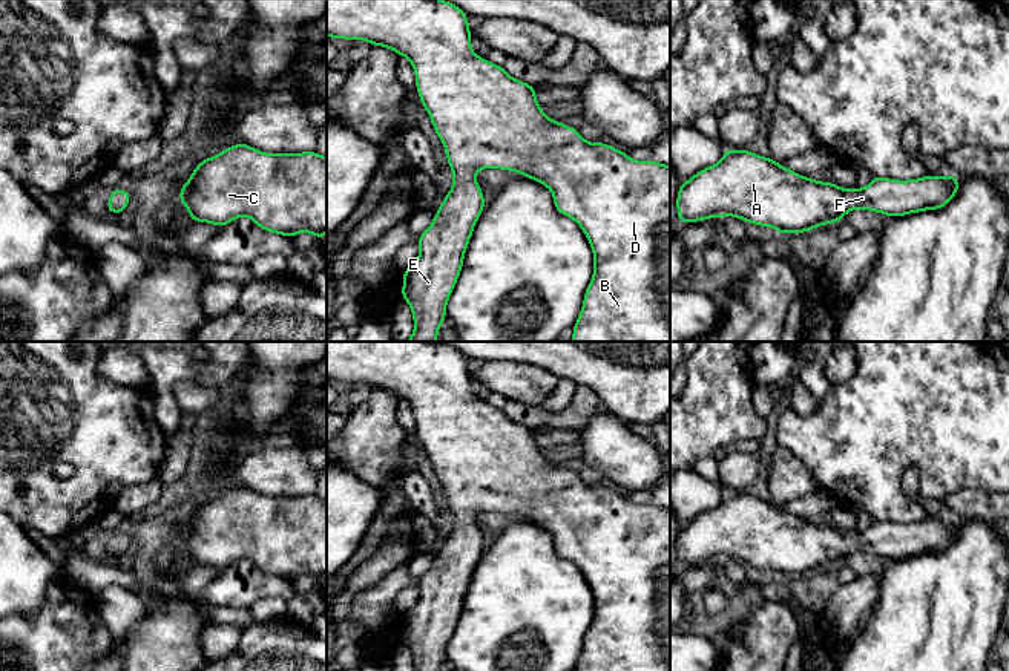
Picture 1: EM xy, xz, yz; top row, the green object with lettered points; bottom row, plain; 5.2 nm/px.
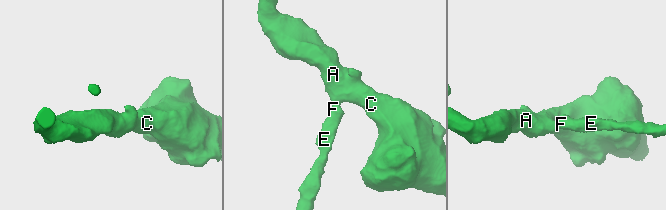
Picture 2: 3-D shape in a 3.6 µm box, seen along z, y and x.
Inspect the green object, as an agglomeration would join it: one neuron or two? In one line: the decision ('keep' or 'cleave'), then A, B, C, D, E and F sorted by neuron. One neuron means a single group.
keep; groups A B C D E F

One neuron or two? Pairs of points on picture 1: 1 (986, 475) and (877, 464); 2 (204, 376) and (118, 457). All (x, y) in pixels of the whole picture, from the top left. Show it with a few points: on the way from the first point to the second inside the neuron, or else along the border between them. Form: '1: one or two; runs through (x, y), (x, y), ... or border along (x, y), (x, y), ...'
1: one; runs through (959, 461), (949, 461), (945, 457), (905, 457)
2: two; border along (151, 391), (154, 414), (167, 426)

